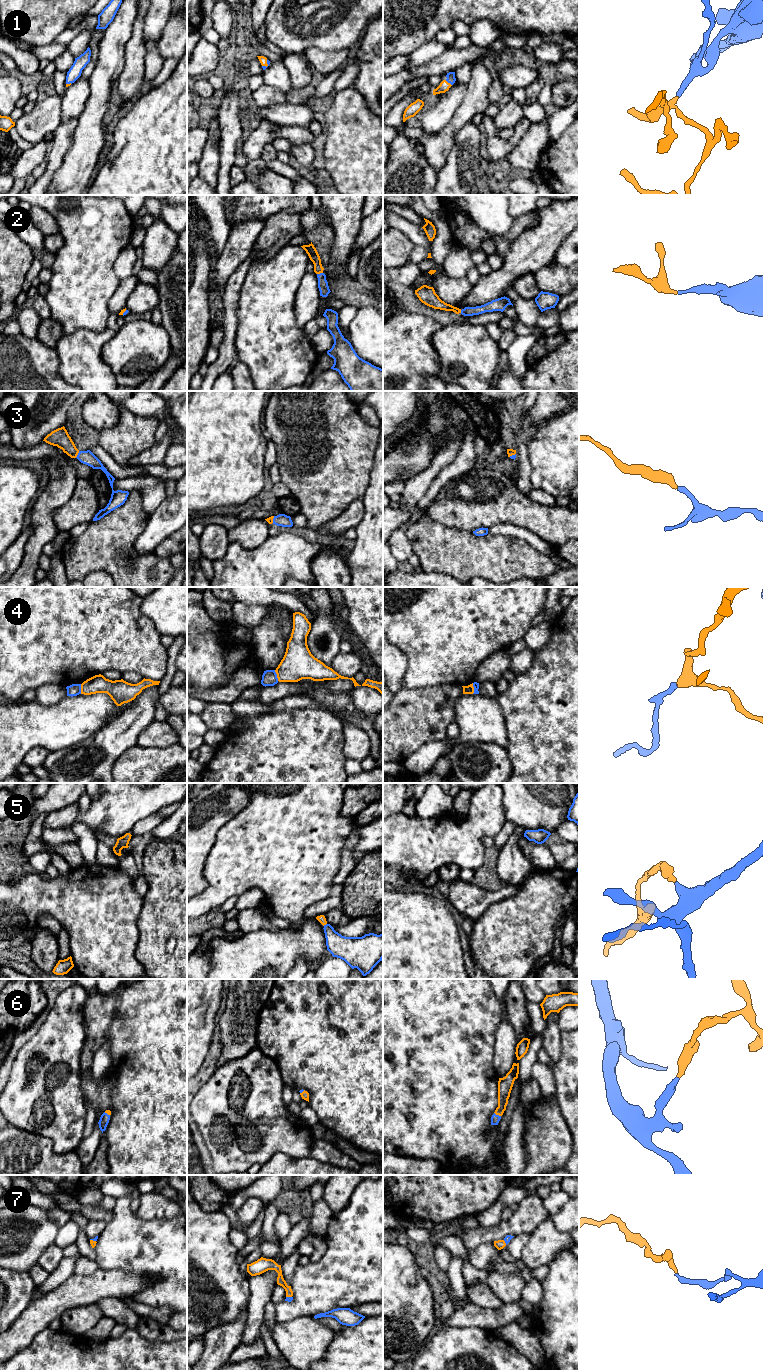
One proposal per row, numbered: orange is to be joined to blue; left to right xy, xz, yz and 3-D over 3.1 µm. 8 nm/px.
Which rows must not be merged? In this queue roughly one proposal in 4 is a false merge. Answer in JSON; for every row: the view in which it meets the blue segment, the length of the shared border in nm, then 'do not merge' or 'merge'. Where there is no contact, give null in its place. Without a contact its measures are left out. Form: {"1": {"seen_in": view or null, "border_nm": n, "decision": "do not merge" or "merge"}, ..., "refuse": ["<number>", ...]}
{"1": {"seen_in": "yz", "border_nm": 70, "decision": "merge"}, "2": {"seen_in": "xz", "border_nm": 50, "decision": "merge"}, "3": {"seen_in": "xy", "border_nm": 70, "decision": "merge"}, "4": {"seen_in": "xz", "border_nm": 90, "decision": "do not merge"}, "5": {"seen_in": "xz", "border_nm": 40, "decision": "merge"}, "6": {"seen_in": "yz", "border_nm": 70, "decision": "merge"}, "7": {"seen_in": "xy", "border_nm": 50, "decision": "merge"}, "refuse": ["4"]}

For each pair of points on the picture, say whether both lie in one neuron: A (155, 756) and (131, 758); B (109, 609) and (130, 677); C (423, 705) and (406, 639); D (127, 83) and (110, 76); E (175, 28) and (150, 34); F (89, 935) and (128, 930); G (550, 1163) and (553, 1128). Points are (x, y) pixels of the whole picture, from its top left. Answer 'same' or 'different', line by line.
A: same
B: different
C: different
D: different
E: different
F: same
G: same

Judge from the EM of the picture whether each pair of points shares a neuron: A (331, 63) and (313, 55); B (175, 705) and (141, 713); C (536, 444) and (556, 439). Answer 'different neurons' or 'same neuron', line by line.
A: same neuron
B: different neurons
C: same neuron

